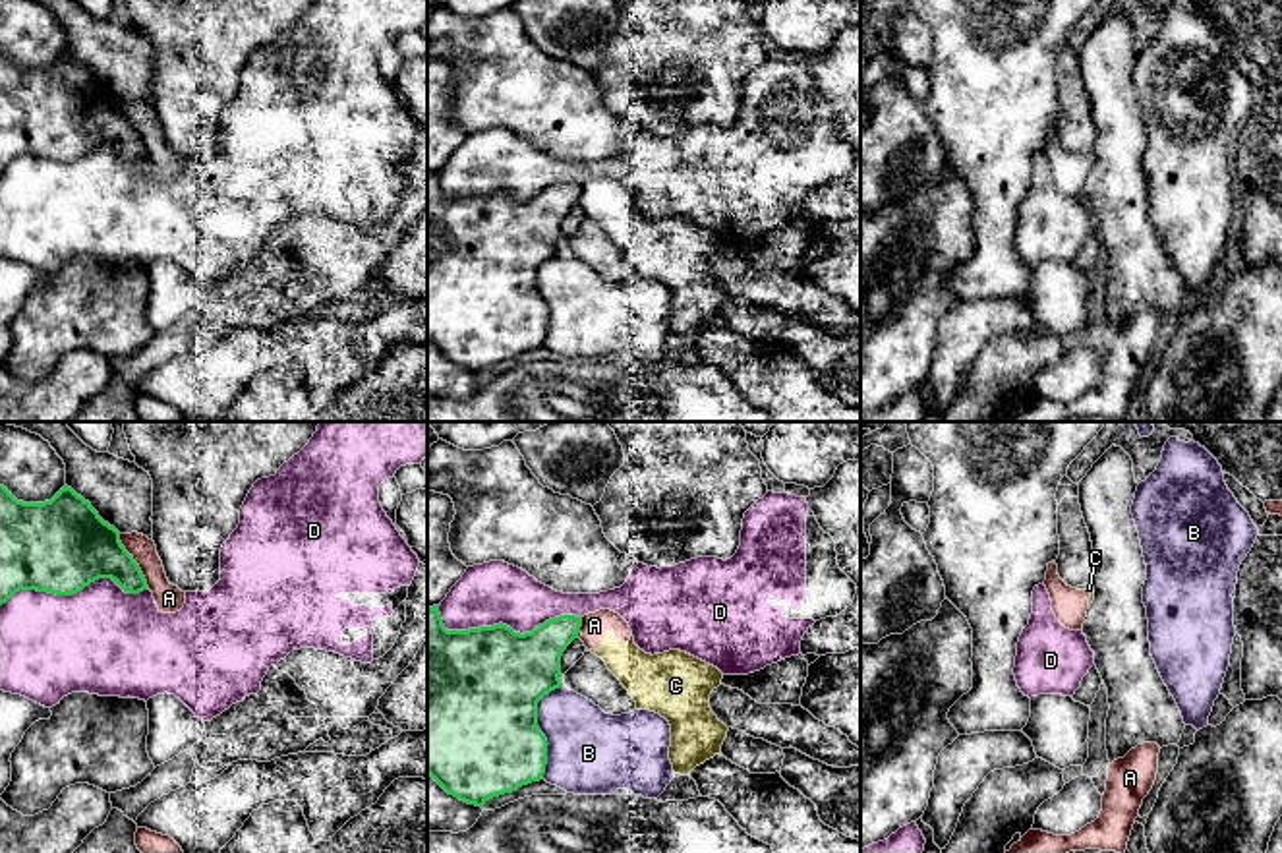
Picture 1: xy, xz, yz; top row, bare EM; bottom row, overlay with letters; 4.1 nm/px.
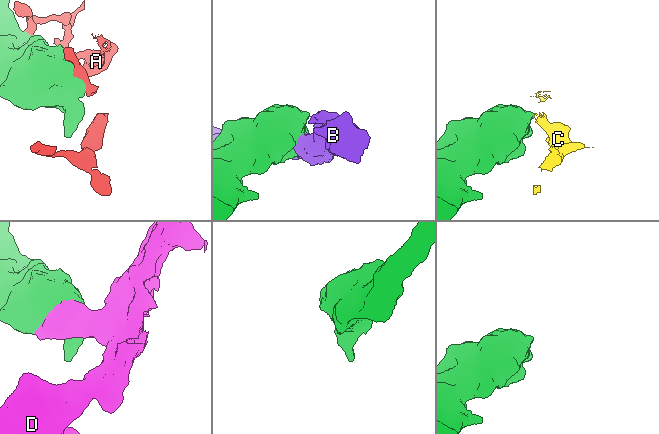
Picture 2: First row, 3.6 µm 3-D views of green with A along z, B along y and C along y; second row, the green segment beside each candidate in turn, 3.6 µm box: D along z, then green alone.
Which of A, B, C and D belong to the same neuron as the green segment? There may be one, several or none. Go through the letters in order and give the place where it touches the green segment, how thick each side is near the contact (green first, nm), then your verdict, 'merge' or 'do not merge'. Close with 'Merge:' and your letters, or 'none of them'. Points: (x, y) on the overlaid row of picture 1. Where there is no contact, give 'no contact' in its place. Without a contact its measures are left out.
A: contact xy (134, 561); calibres 320 and 120 nm; do not merge
B: contact xz (538, 728); calibres 500 and 360 nm; do not merge
C: contact xz (577, 635); calibres 280 and 20 nm; do not merge
D: contact xz (501, 623); calibres 460 and 260 nm; do not merge
Merge: none of them

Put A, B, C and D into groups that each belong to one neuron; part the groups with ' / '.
A C / B / D

